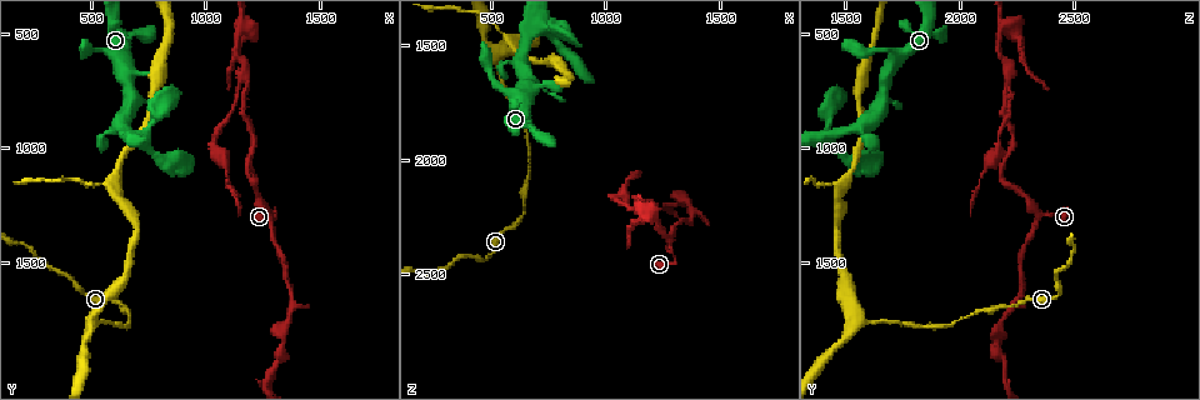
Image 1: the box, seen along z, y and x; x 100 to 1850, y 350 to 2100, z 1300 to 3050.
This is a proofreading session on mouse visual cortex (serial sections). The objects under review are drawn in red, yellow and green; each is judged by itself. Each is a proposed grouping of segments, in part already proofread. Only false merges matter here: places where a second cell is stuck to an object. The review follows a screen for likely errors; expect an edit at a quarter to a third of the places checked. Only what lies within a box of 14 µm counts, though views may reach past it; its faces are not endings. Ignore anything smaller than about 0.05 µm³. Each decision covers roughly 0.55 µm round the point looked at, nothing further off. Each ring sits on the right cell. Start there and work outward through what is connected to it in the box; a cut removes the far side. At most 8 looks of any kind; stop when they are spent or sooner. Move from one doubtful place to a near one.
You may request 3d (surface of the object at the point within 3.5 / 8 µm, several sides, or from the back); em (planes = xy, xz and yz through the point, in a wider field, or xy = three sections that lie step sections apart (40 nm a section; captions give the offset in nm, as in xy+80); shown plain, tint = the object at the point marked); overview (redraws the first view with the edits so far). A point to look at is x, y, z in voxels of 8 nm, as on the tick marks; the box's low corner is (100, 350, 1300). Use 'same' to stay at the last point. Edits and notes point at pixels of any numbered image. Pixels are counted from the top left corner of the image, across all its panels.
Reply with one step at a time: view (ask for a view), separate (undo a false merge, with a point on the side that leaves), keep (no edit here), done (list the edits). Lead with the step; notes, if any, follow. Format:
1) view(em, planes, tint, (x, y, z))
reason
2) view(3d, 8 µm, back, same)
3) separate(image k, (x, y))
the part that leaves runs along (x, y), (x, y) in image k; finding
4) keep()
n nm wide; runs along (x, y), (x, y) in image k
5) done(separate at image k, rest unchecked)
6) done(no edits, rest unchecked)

view(3d, 3.5 µm, back, (520, 1750, 1570))
a fork

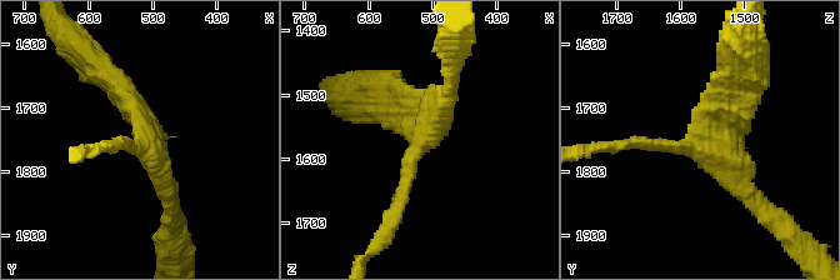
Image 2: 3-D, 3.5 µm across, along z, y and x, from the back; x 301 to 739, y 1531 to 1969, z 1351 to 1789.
view(em, xy, step 5, tint, (515, 1755, 1575))
now the EM

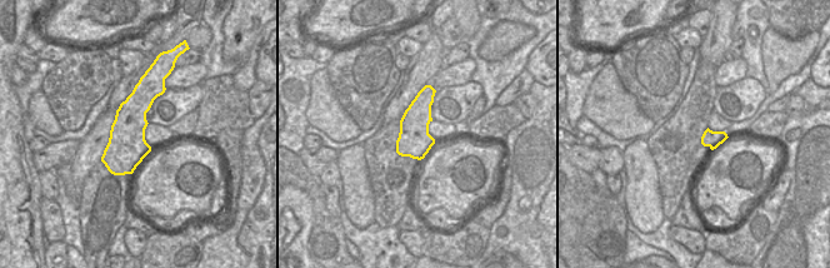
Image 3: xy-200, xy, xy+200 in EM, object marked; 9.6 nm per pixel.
keep()
runs along (624, 144), (691, 144), (733, 75) in image 2; one cell here

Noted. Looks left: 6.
view(3d, 3.5 µm, (610, 1200, 1480))
branch point

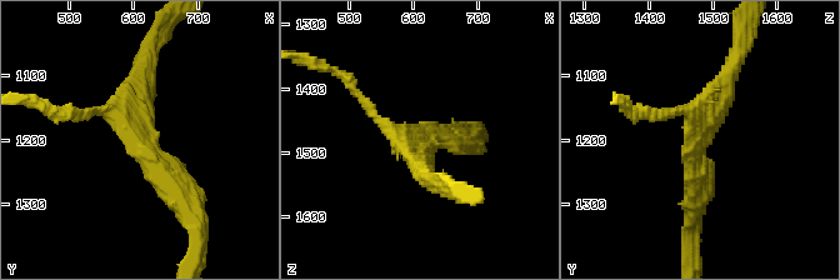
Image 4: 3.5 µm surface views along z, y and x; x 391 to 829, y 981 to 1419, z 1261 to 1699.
view(em, xy, step 3, tint, (605, 1185, 1480))
3 arms; arms of 150, 250, 300 nm; shape alone is not enough

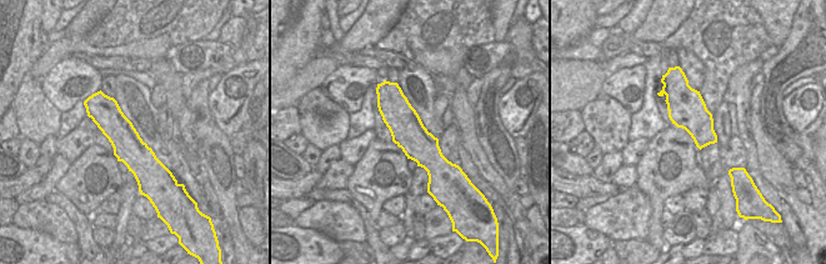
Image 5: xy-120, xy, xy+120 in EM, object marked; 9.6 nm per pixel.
keep()
runs along (695, 200), (695, 135), (736, 58) in image 4; one cell here

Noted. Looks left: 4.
view(3d, 3.5 µm, back, (1190, 1100, 2180))
sharp bend

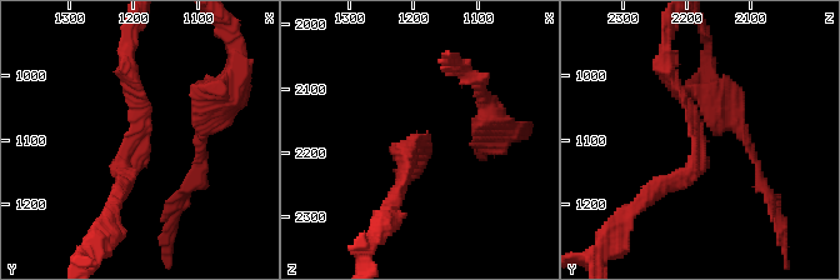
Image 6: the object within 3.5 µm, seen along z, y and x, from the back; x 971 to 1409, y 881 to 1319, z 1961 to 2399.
view(em, planes, tint, (1180, 1095, 2180))
arms of 200, 200 nm; now the EM

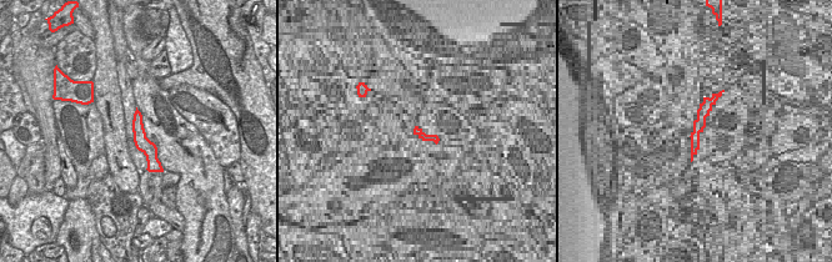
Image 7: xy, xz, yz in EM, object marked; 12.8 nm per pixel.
keep()
runs along (121, 184), (144, 149), (129, 61) in image 6; one cell here

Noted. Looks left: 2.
done(no edits, rest unchecked)

